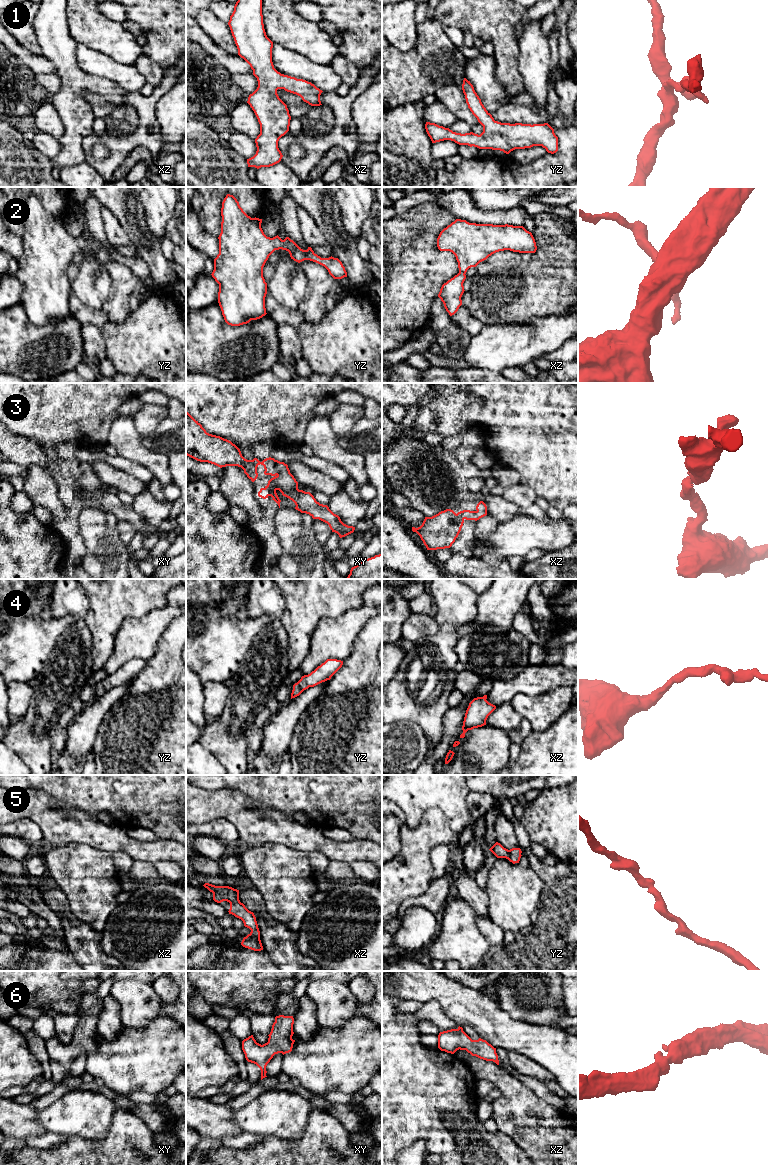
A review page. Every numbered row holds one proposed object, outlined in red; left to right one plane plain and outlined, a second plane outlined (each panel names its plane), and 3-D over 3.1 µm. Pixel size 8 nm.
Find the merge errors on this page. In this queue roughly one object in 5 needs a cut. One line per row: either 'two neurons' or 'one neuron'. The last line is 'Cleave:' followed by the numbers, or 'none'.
1: one neuron
2: one neuron
3: one neuron
4: one neuron
5: one neuron
6: one neuron
Cleave: none

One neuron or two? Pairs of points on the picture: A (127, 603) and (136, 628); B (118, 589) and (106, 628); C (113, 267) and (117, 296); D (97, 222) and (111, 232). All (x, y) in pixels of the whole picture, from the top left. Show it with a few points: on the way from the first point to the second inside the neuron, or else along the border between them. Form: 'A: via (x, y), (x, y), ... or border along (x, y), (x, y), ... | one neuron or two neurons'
A: border along (154, 609), (143, 615), (127, 616), (117, 634) | two neurons
B: via (111, 599), (106, 612), (106, 618) | one neuron
C: via (117, 274), (117, 289) | one neuron
D: border along (101, 207), (101, 218), (106, 239), (113, 246) | two neurons

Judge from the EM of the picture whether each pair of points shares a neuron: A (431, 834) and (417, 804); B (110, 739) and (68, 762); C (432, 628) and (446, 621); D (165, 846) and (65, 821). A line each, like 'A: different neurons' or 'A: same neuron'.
A: different neurons
B: different neurons
C: different neurons
D: same neuron

